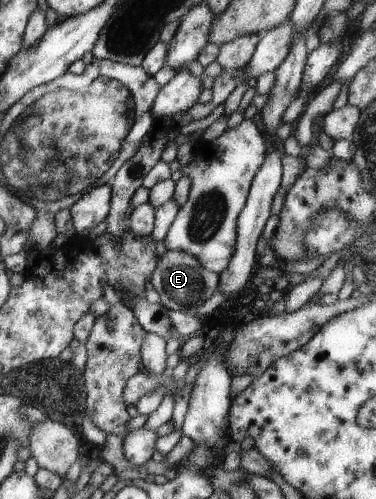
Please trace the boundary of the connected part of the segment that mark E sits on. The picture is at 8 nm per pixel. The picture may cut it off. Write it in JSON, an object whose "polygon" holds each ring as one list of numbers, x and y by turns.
{"polygon":[[165,251,157,256,157,262,148,280,159,295,160,304,167,311,188,311,207,300,217,288,218,274,205,270,201,263,183,251]]}

